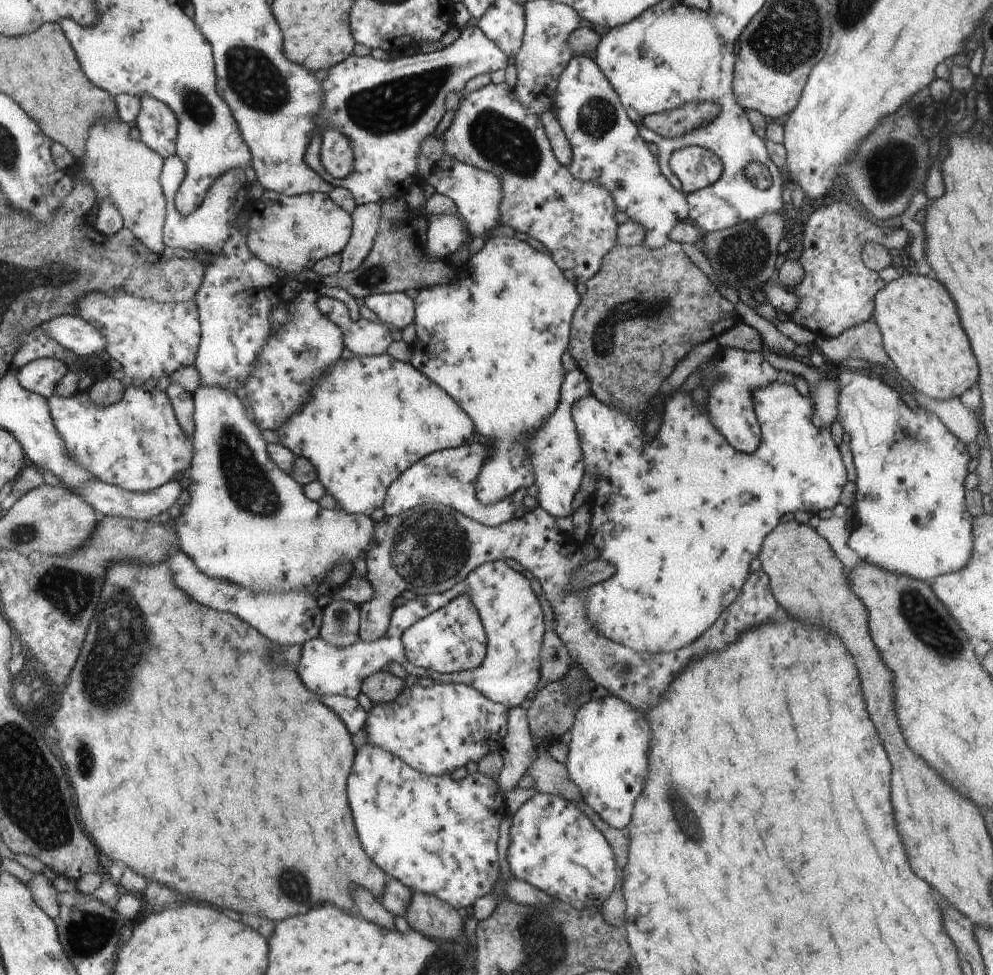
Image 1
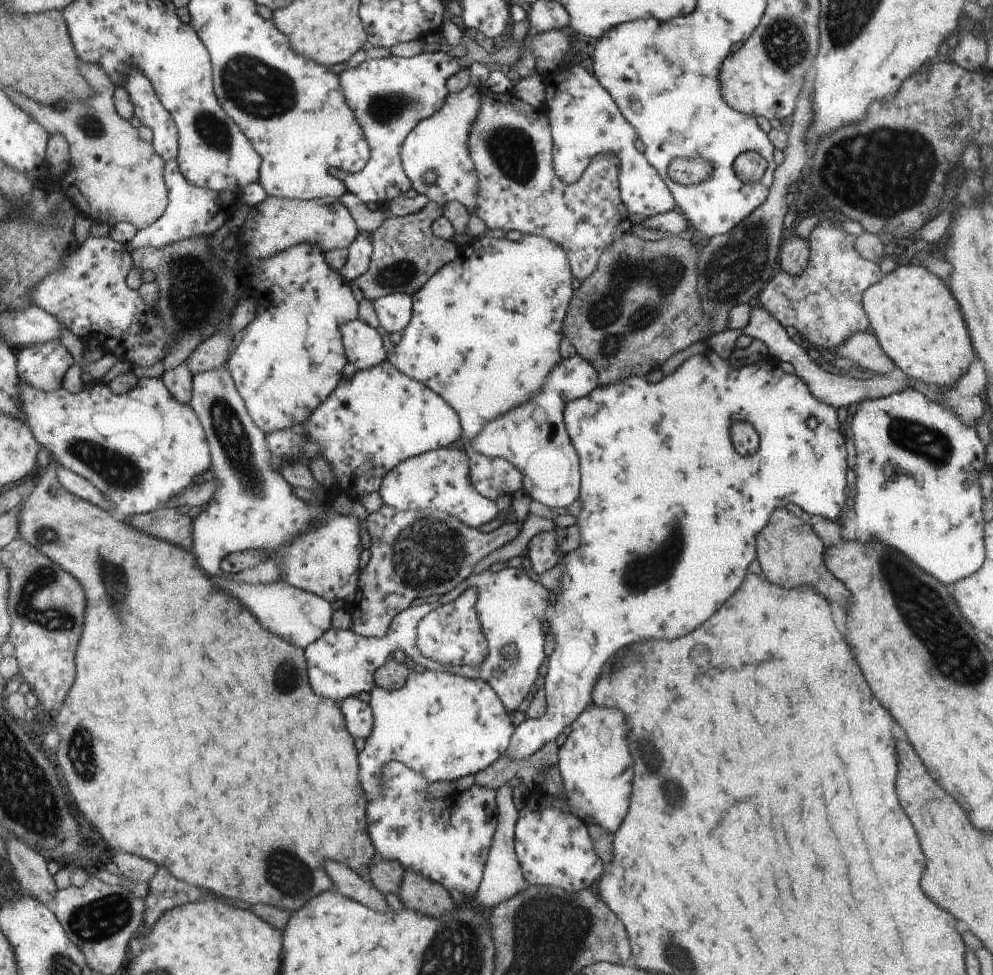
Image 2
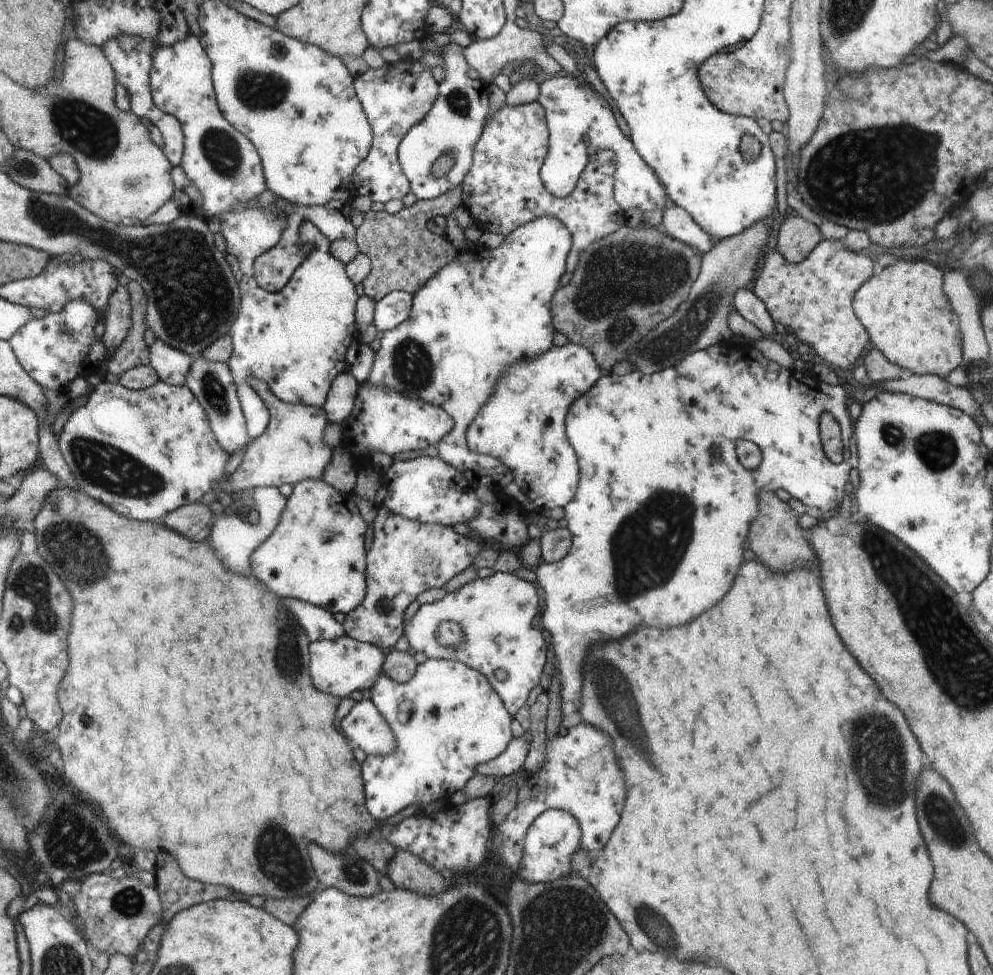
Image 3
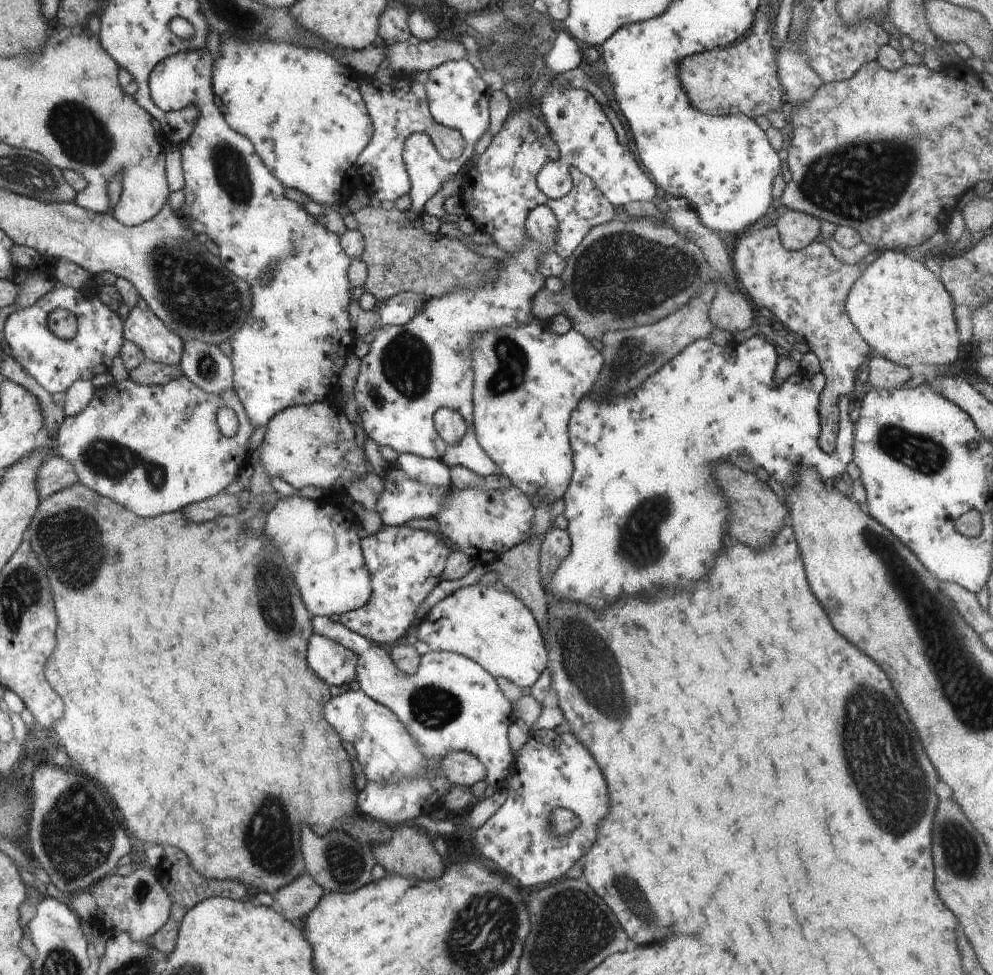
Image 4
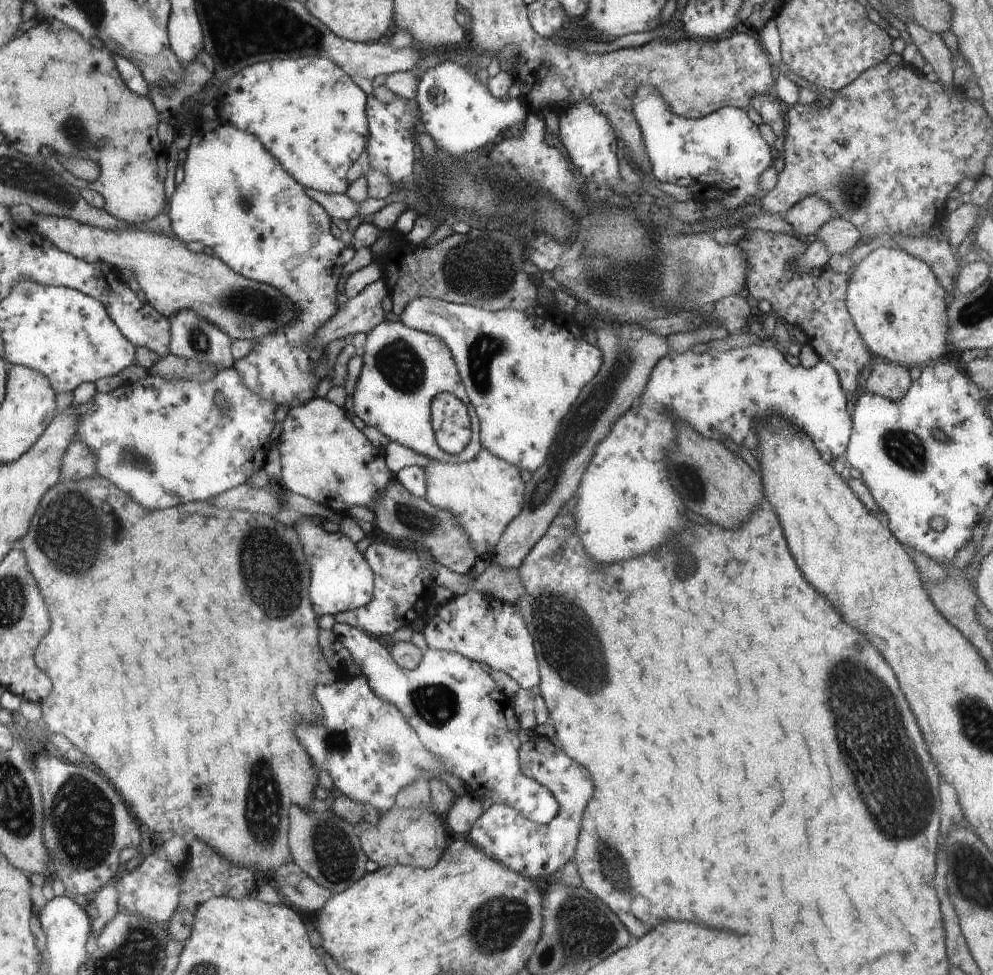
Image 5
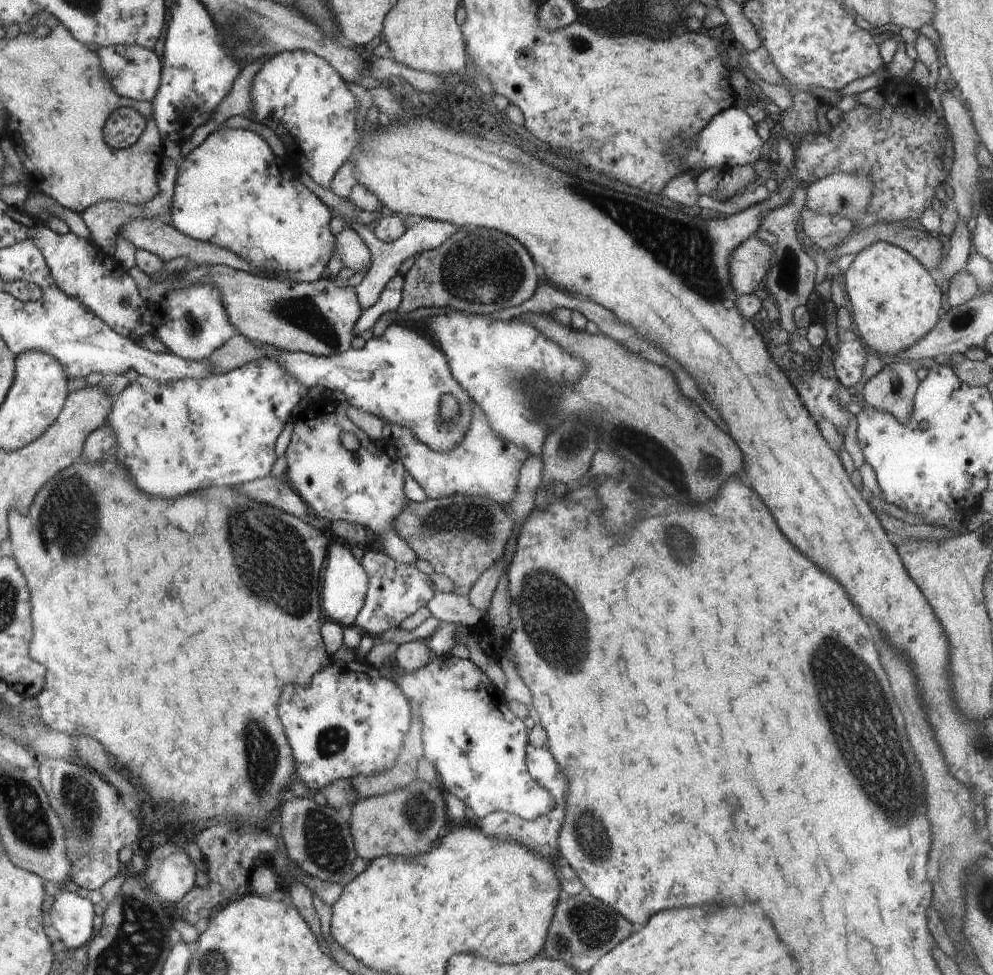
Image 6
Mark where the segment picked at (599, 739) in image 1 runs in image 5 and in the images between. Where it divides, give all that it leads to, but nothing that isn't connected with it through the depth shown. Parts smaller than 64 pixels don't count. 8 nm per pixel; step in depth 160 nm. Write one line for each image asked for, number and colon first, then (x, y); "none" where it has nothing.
2: (595, 763)
3: (580, 775)
4: (551, 770)
5: (535, 851)

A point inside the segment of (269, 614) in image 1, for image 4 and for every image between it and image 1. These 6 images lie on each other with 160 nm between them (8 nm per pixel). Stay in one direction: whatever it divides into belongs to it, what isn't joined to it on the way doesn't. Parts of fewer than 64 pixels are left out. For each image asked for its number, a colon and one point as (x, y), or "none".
2: (298, 617)
3: (318, 624)
4: (451, 704)

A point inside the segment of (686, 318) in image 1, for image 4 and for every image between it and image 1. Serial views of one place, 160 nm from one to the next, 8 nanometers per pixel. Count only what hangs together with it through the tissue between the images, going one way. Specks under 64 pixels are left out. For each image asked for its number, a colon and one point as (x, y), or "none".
2: (641, 305)
3: (625, 284)
4: (624, 275)

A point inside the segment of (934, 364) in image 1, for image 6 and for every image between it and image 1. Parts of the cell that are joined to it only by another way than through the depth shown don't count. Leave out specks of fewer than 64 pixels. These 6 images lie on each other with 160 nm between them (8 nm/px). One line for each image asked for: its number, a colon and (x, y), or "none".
2: (918, 324)
3: (904, 308)
4: (902, 310)
5: (898, 308)
6: (896, 302)

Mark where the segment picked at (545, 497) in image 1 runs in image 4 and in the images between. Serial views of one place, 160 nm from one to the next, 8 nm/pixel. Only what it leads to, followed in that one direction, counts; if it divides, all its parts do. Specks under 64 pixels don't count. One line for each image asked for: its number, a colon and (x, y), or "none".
2: (533, 437)
3: (522, 425)
4: (527, 381)

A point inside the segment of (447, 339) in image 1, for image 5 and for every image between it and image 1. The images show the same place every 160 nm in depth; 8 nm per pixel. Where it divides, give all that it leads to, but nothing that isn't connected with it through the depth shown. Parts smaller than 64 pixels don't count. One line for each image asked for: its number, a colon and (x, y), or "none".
2: (485, 331)
3: (487, 309)
4: (412, 370)
5: (403, 369)

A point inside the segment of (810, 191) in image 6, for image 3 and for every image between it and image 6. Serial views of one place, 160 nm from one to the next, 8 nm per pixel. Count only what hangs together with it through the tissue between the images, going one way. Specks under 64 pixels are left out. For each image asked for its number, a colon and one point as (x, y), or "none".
3: (797, 237)
4: (797, 230)
5: (806, 217)

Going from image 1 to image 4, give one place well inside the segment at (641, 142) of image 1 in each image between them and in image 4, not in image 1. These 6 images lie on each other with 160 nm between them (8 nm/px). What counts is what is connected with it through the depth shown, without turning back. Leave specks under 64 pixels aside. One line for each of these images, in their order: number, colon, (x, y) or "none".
2: (585, 121)
3: (579, 121)
4: (585, 138)

